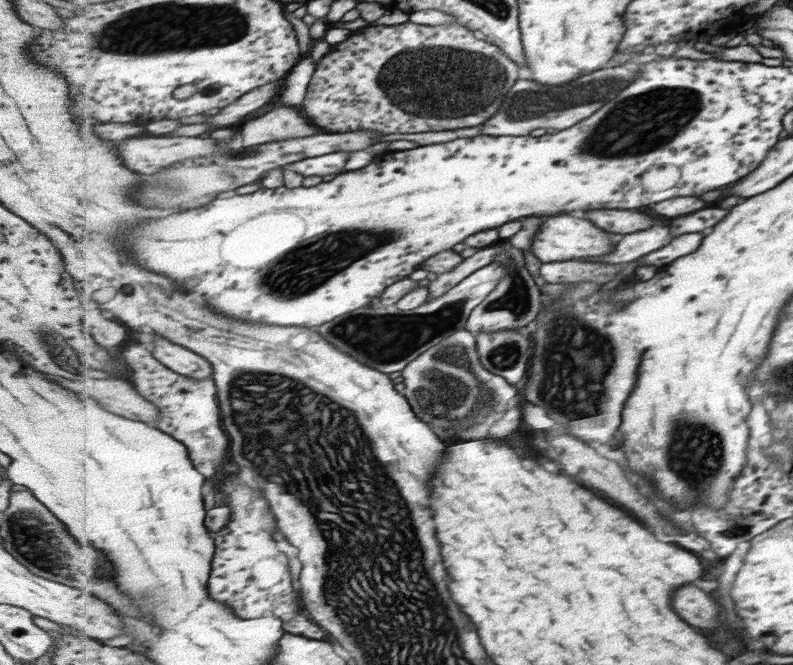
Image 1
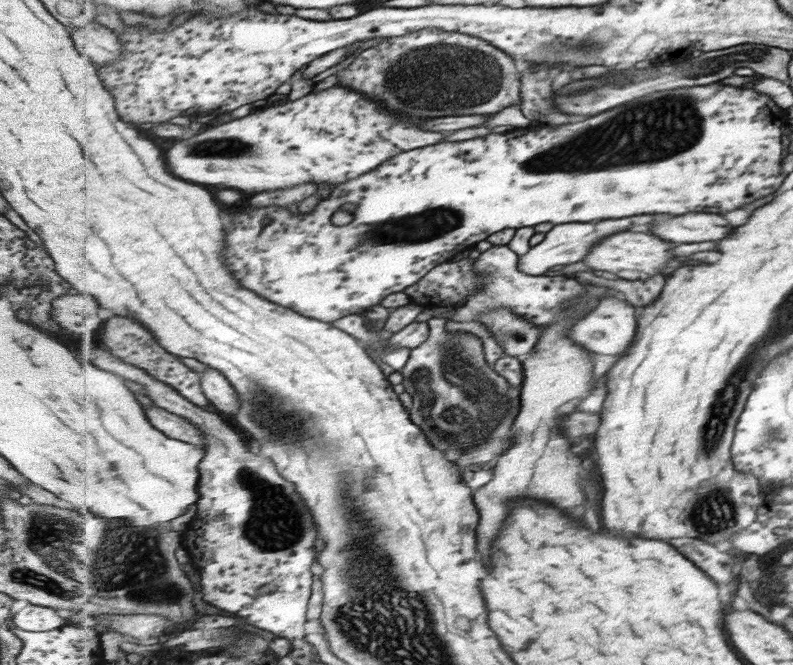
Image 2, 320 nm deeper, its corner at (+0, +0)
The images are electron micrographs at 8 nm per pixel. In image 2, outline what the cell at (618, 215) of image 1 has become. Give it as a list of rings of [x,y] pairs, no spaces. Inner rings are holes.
[[[689,212],[683,216],[675,216],[667,222],[653,224],[653,232],[659,238],[691,244],[691,242],[715,242],[733,234],[733,226],[719,214],[707,212]]]

